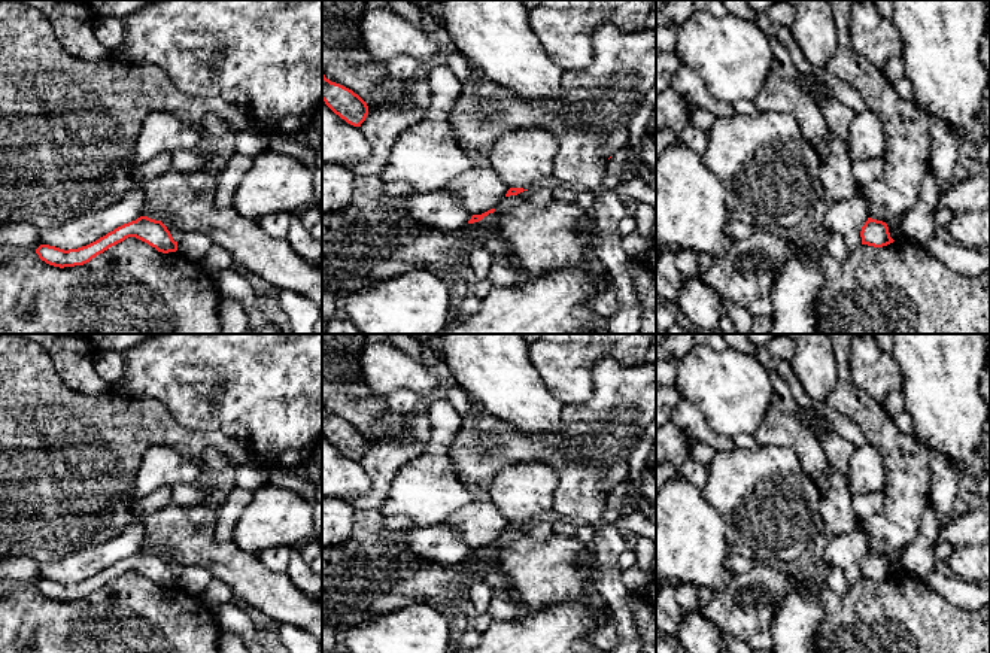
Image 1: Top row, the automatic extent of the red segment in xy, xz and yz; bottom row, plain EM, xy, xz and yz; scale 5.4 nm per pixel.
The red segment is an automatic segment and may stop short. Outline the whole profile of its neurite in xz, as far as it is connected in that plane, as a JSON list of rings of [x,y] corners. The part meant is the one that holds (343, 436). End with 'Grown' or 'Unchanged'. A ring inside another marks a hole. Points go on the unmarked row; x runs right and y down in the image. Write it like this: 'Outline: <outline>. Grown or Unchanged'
Outline: [[[322,407],[322,434],[341,453],[353,461],[361,461],[368,449],[367,437],[352,423],[331,416]]]. Unchanged

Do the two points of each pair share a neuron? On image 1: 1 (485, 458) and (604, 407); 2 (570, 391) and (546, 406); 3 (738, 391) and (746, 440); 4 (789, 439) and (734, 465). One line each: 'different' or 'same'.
1: same
2: different
3: different
4: different

